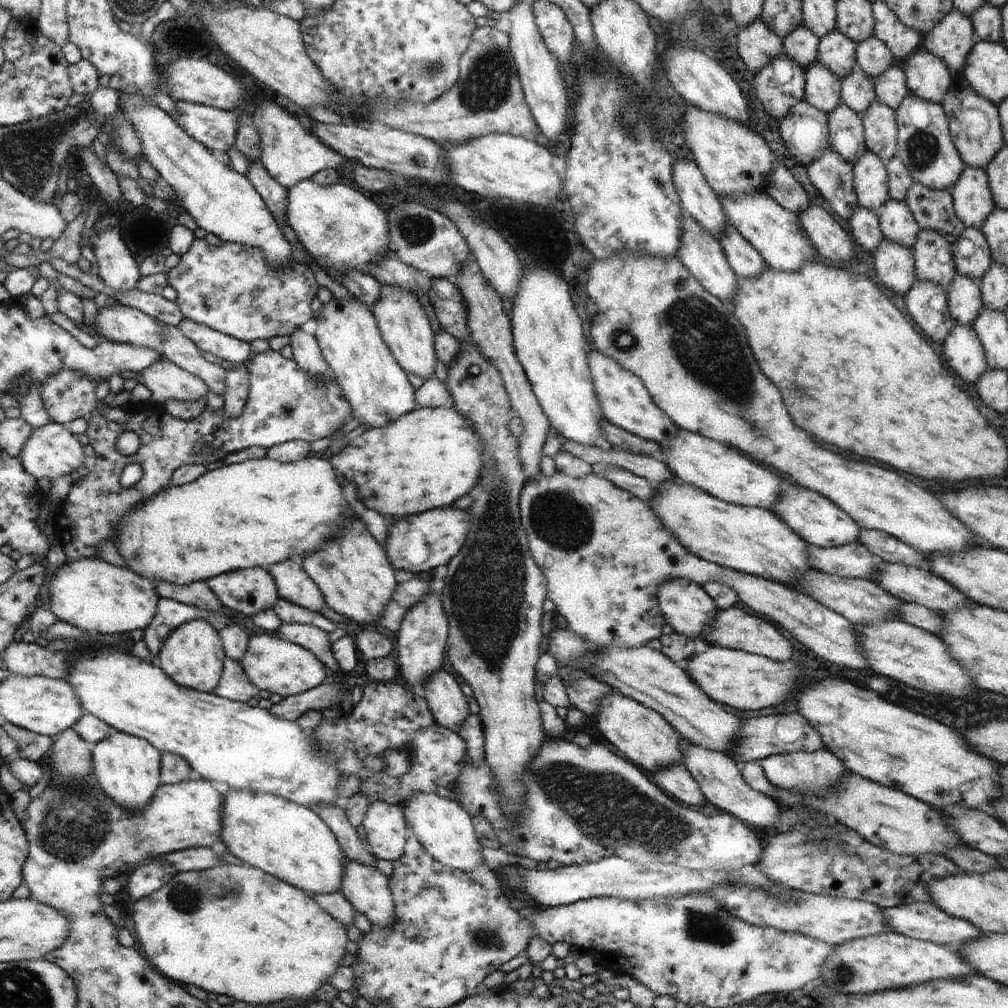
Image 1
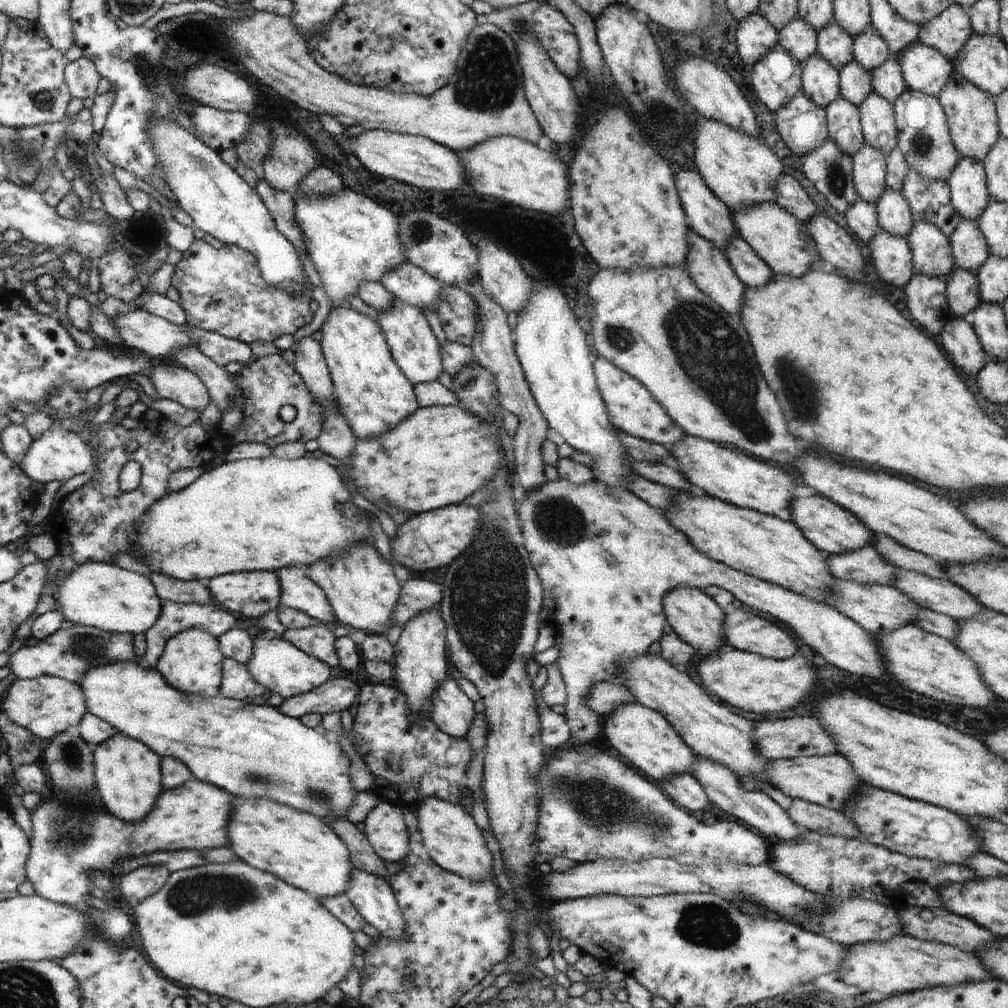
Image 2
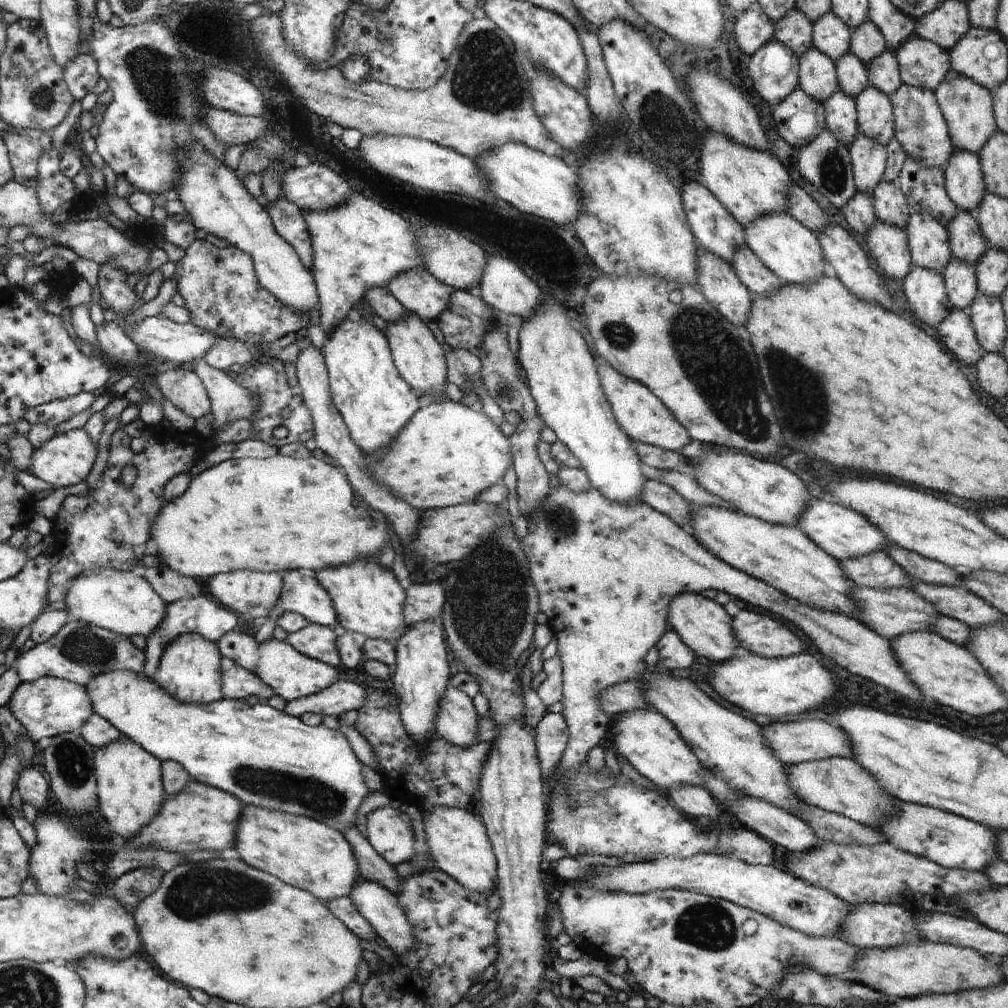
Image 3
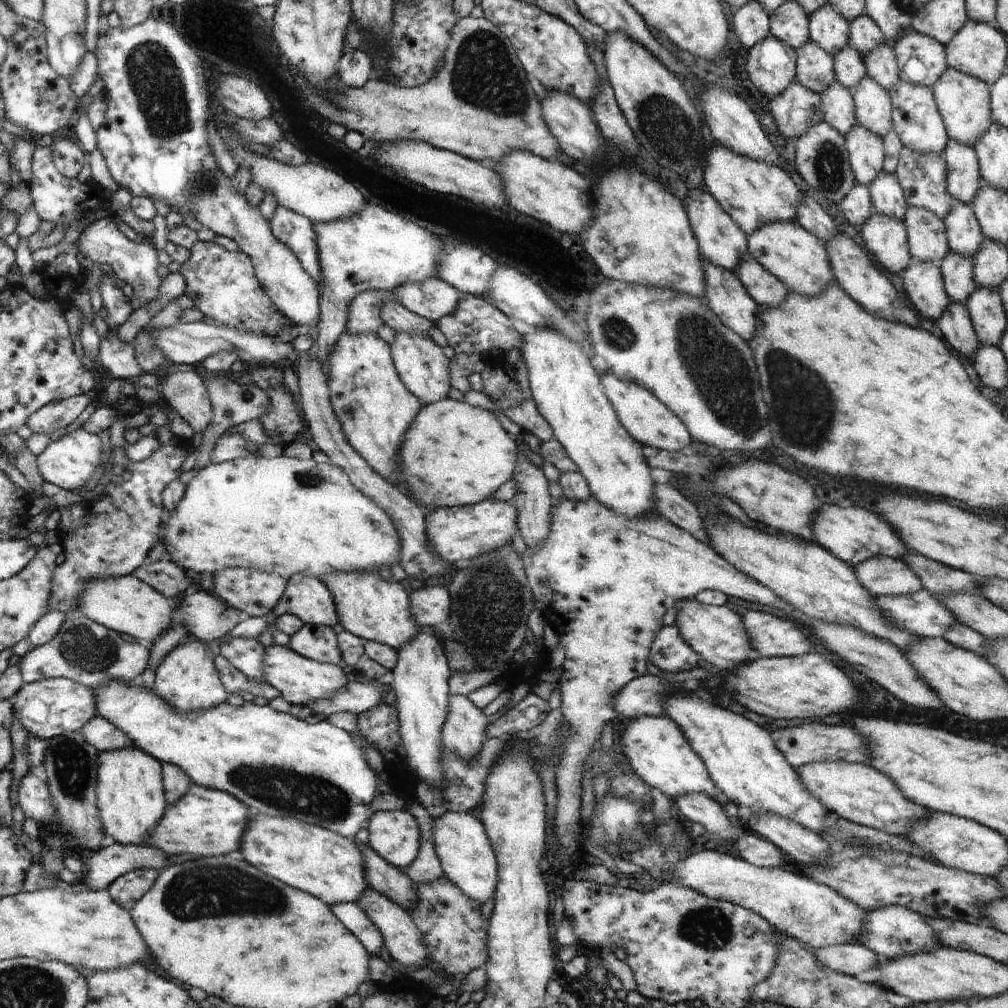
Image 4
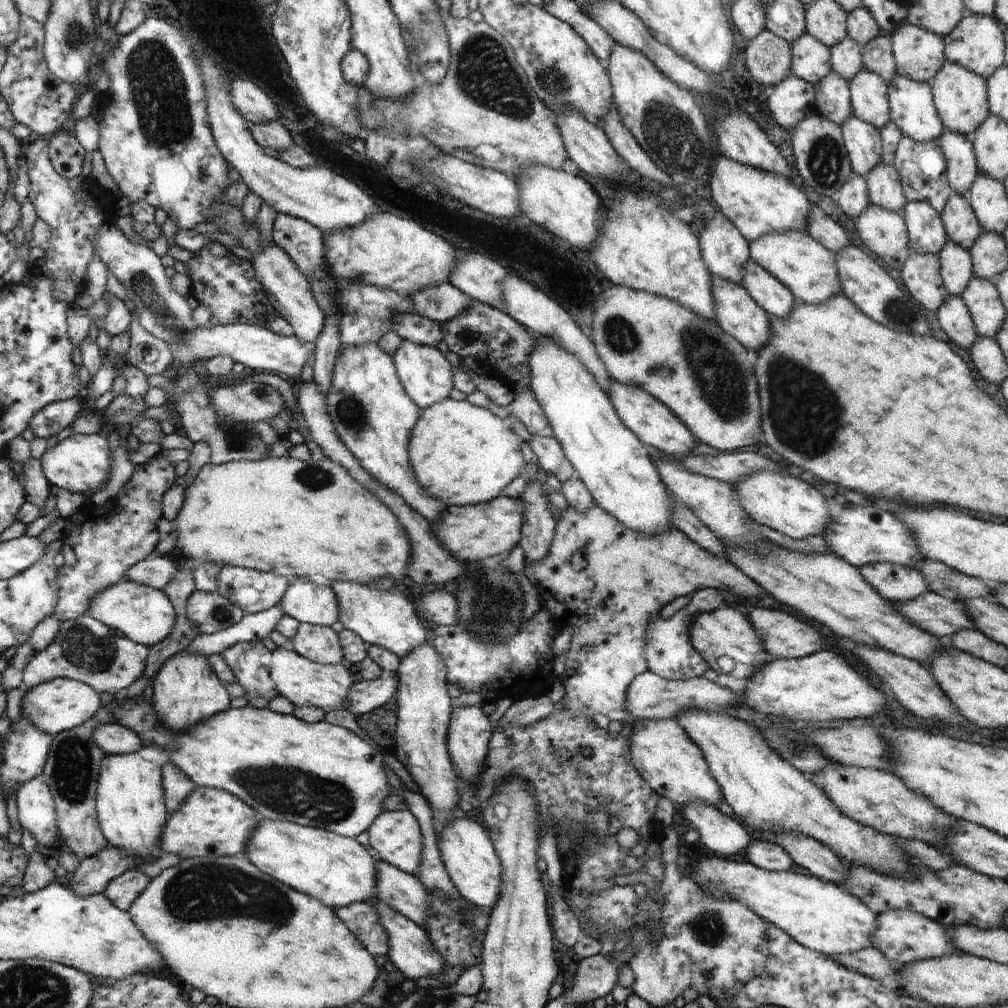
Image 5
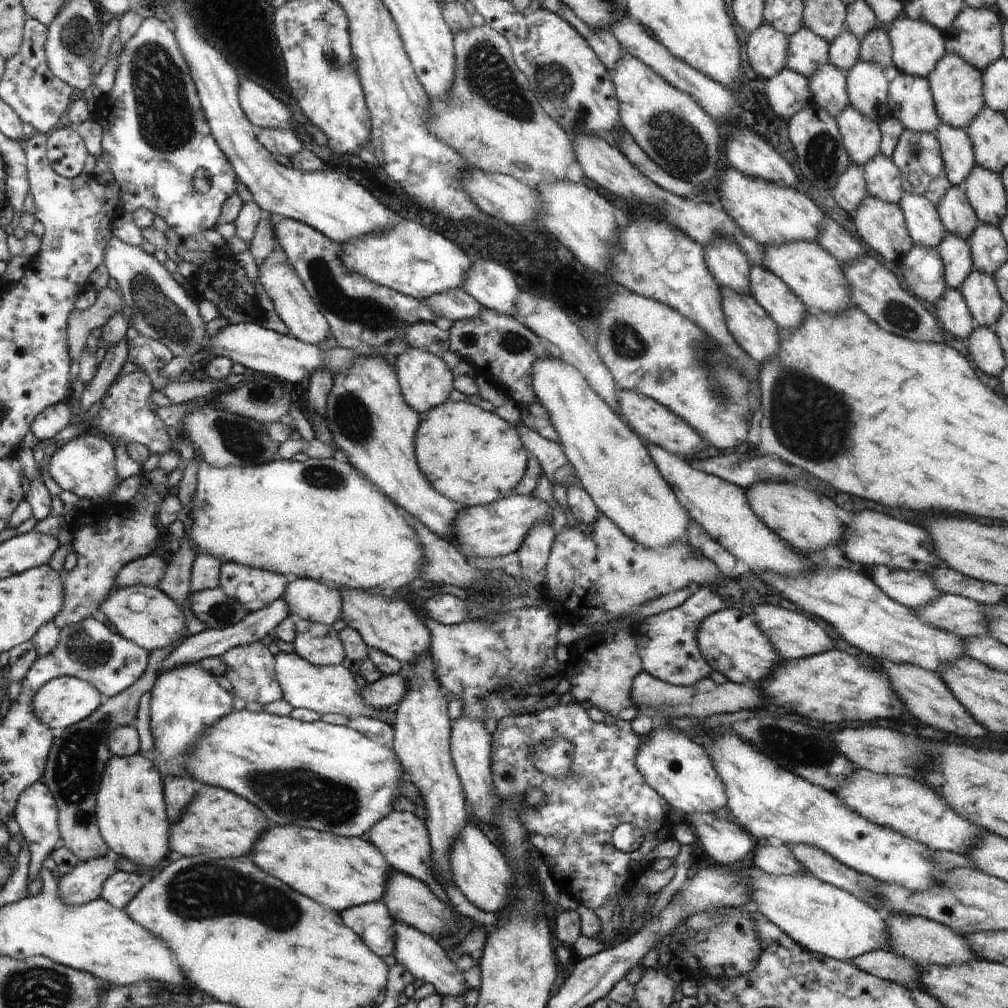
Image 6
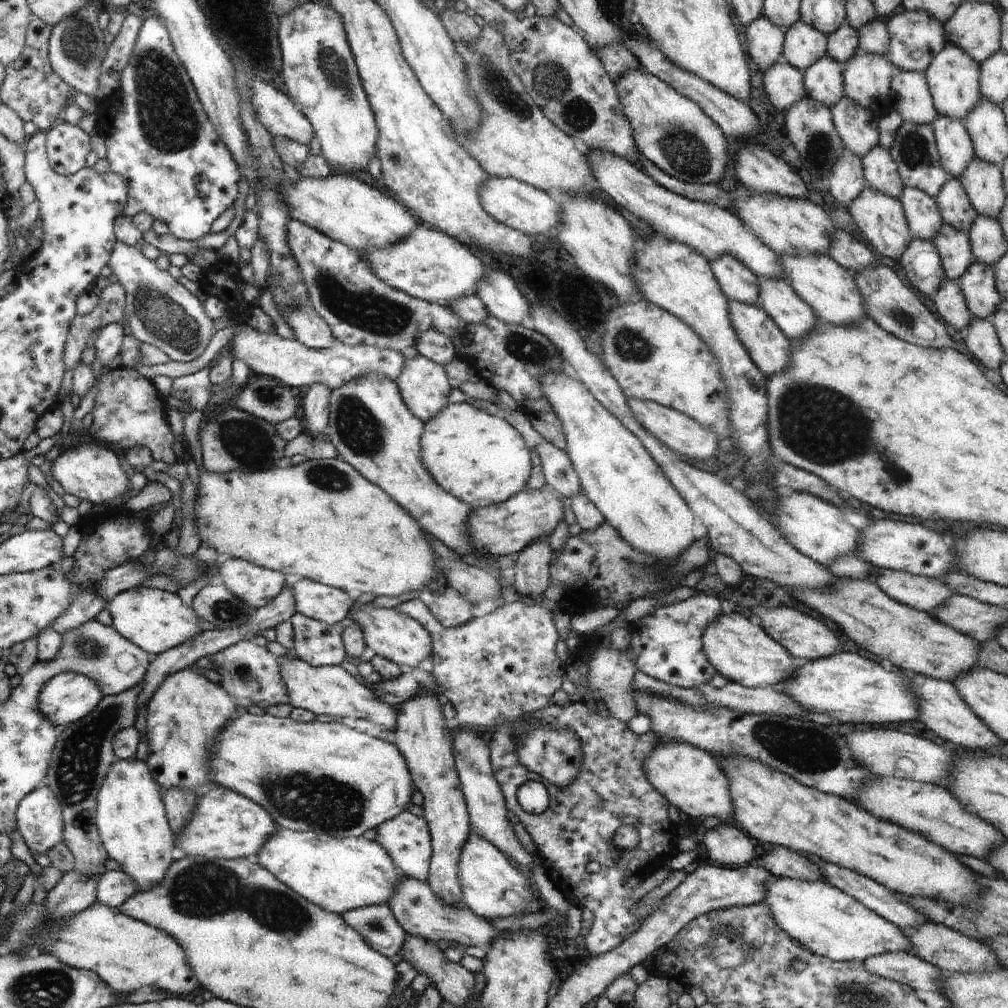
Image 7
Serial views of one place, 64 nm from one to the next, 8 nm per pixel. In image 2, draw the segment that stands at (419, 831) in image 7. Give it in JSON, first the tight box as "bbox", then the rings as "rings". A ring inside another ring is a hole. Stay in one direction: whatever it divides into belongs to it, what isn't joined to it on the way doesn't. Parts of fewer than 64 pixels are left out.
{"bbox":[362,801,409,863],"rings":[[[381,801],[362,822],[367,842],[383,862],[398,863],[406,855],[409,838],[400,805]]]}

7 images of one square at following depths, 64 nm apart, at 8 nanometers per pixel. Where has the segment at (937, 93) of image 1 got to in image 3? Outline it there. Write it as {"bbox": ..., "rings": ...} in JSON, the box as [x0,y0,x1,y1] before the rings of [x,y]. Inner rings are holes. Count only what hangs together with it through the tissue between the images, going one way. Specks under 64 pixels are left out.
{"bbox":[893,35,950,92],"rings":[[[915,35],[893,49],[903,84],[933,92],[950,69],[947,51]]]}

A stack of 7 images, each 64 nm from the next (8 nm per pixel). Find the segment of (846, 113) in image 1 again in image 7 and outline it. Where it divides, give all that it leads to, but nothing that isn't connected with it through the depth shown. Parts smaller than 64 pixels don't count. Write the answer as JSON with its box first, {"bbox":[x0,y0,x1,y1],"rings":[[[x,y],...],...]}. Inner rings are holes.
{"bbox":[801,54,844,109],"rings":[[[827,54],[801,71],[807,97],[830,109],[843,96],[844,66]]]}

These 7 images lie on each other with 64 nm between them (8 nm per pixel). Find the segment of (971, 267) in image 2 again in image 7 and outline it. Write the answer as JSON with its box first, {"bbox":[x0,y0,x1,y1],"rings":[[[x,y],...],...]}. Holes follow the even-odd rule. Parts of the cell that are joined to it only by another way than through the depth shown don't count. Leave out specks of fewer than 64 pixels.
{"bbox":[934,177,977,234],"rings":[[[949,177],[939,189],[934,201],[942,222],[966,234],[977,214],[969,204],[960,182]]]}

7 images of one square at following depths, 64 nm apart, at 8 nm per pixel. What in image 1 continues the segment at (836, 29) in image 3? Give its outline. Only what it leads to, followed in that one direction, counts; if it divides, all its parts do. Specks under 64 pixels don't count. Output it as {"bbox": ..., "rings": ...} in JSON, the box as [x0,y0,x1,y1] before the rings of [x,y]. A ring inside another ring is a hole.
{"bbox":[817,31,856,82],"rings":[[[829,31],[818,42],[817,62],[821,63],[841,82],[856,64],[856,44],[839,31]]]}

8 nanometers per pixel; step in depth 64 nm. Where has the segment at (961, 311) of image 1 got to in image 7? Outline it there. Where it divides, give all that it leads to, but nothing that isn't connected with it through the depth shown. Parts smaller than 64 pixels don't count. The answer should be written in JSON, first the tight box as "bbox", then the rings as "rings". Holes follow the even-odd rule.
{"bbox":[932,223,974,282],"rings":[[[942,223],[932,243],[940,258],[945,280],[957,282],[974,260],[967,235]]]}

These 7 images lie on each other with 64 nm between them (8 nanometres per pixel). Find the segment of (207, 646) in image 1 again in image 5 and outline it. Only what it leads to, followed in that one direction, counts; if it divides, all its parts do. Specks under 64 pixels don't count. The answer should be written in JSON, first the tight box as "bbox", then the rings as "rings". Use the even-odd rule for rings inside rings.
{"bbox":[151,652,230,732],"rings":[[[177,652],[167,662],[163,662],[151,682],[151,708],[155,710],[159,722],[171,732],[183,732],[193,724],[230,708],[230,697],[226,688],[213,674],[205,658],[189,652]]]}

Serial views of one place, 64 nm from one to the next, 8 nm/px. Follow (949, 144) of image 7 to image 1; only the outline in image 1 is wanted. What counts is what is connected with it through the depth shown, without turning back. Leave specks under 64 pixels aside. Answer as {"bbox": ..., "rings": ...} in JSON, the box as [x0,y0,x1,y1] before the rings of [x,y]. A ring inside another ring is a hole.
{"bbox":[949,166,995,231],"rings":[[[964,166],[949,191],[955,216],[965,227],[979,231],[983,221],[995,207],[985,171]]]}

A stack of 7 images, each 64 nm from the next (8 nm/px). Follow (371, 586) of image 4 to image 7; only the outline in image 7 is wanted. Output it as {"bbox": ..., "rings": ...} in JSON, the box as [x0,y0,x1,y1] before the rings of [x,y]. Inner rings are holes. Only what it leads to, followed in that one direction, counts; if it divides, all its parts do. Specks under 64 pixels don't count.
{"bbox":[348,603,431,671],"rings":[[[367,603],[353,608],[349,612],[348,618],[361,628],[367,652],[393,662],[402,671],[415,669],[422,660],[431,654],[429,634],[415,620],[405,614],[399,614],[393,608],[375,608]]]}

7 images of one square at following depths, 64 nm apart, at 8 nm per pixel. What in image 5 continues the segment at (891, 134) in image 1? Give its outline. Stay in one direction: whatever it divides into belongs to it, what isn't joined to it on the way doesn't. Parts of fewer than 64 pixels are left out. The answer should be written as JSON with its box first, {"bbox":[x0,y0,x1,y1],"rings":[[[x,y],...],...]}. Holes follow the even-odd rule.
{"bbox":[847,68,890,130],"rings":[[[859,68],[847,81],[853,116],[880,130],[890,122],[888,116],[888,83],[881,76]]]}

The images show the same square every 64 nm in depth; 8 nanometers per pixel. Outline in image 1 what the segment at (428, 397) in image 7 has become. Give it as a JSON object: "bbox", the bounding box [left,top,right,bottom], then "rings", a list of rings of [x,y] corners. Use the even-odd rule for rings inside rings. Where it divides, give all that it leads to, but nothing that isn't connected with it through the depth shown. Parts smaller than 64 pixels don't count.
{"bbox":[370,284,437,379],"rings":[[[379,284],[378,299],[370,304],[370,313],[375,319],[382,341],[401,370],[426,379],[433,373],[433,365],[437,359],[432,341],[433,333],[429,327],[427,315],[412,292],[399,285]]]}

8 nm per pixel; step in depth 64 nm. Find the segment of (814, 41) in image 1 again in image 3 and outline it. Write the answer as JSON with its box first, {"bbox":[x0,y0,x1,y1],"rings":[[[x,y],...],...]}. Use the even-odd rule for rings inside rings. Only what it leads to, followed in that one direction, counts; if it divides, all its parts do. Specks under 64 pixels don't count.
{"bbox":[772,7,812,56],"rings":[[[793,7],[787,15],[772,23],[773,40],[782,44],[797,56],[802,55],[812,46],[812,24],[800,10]]]}

